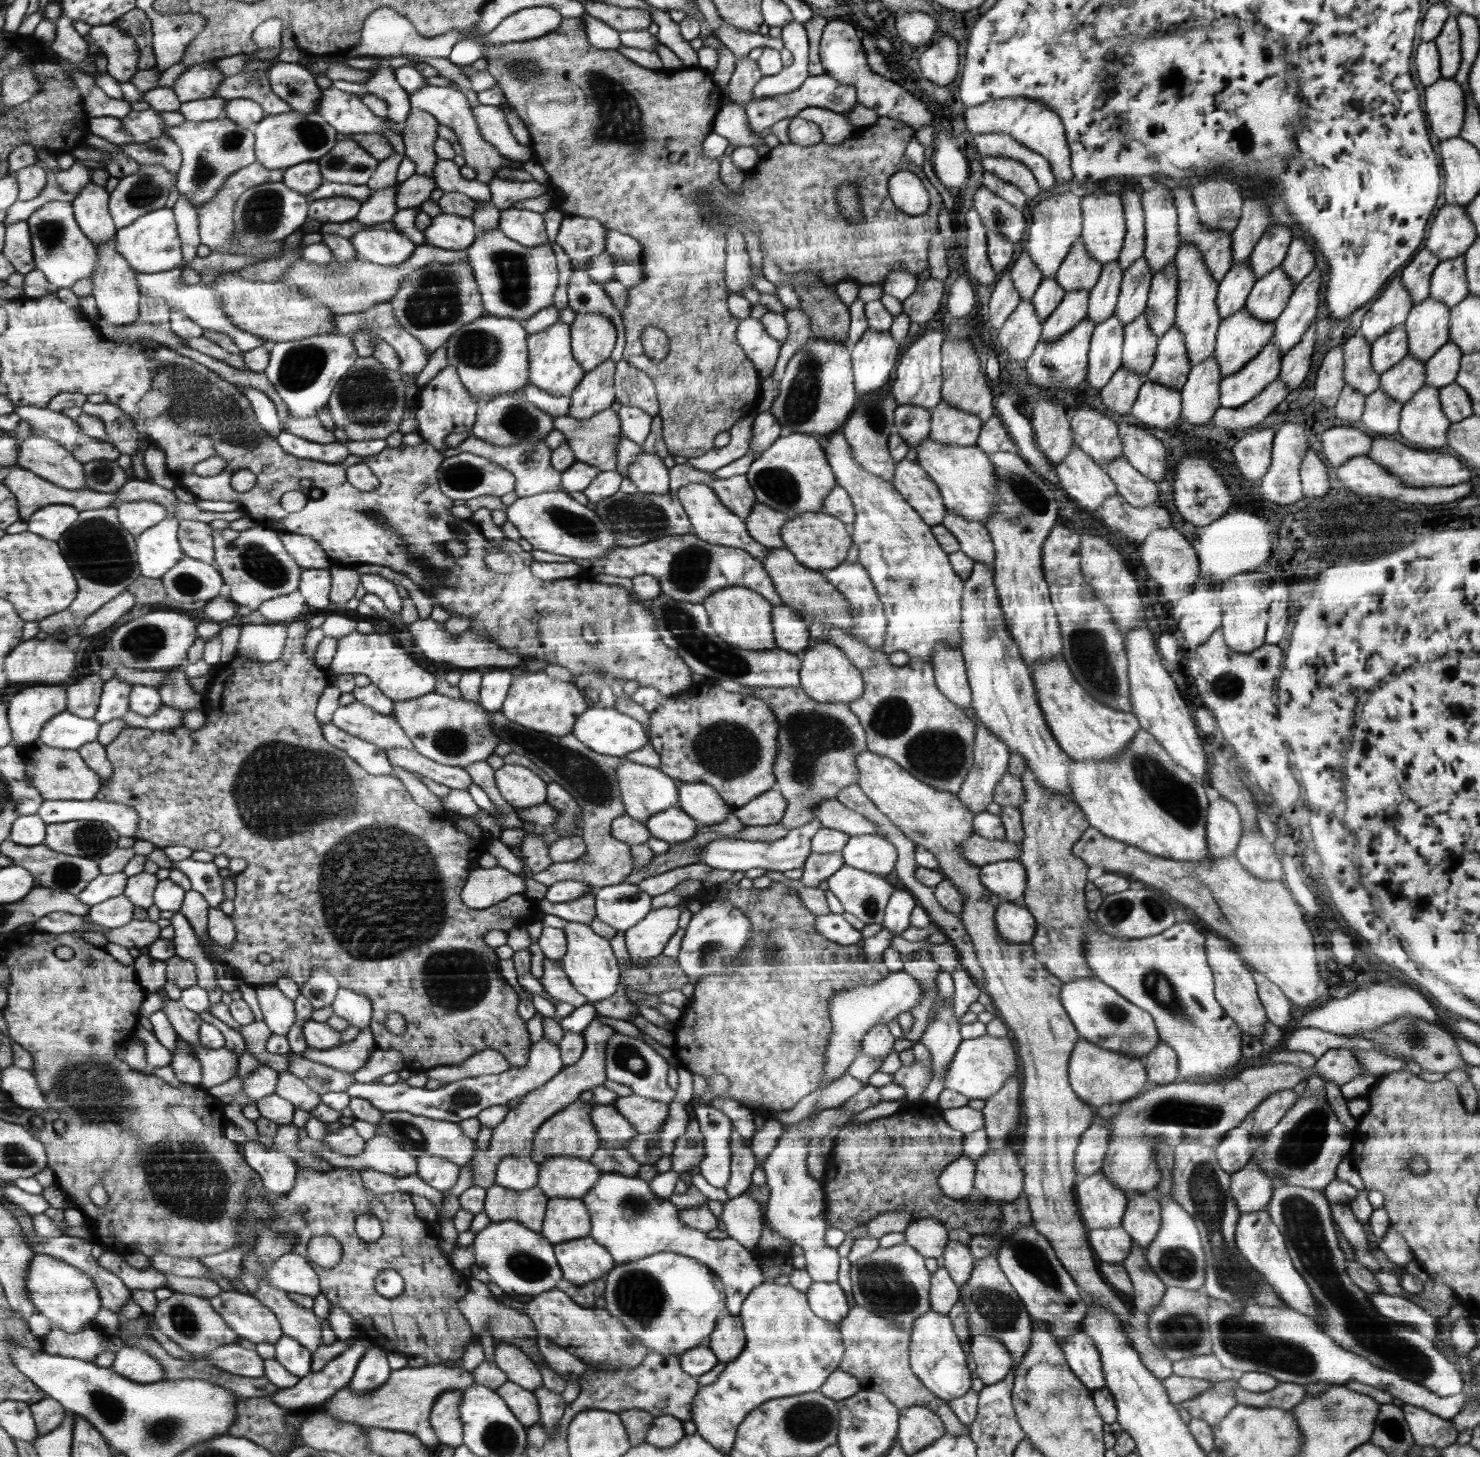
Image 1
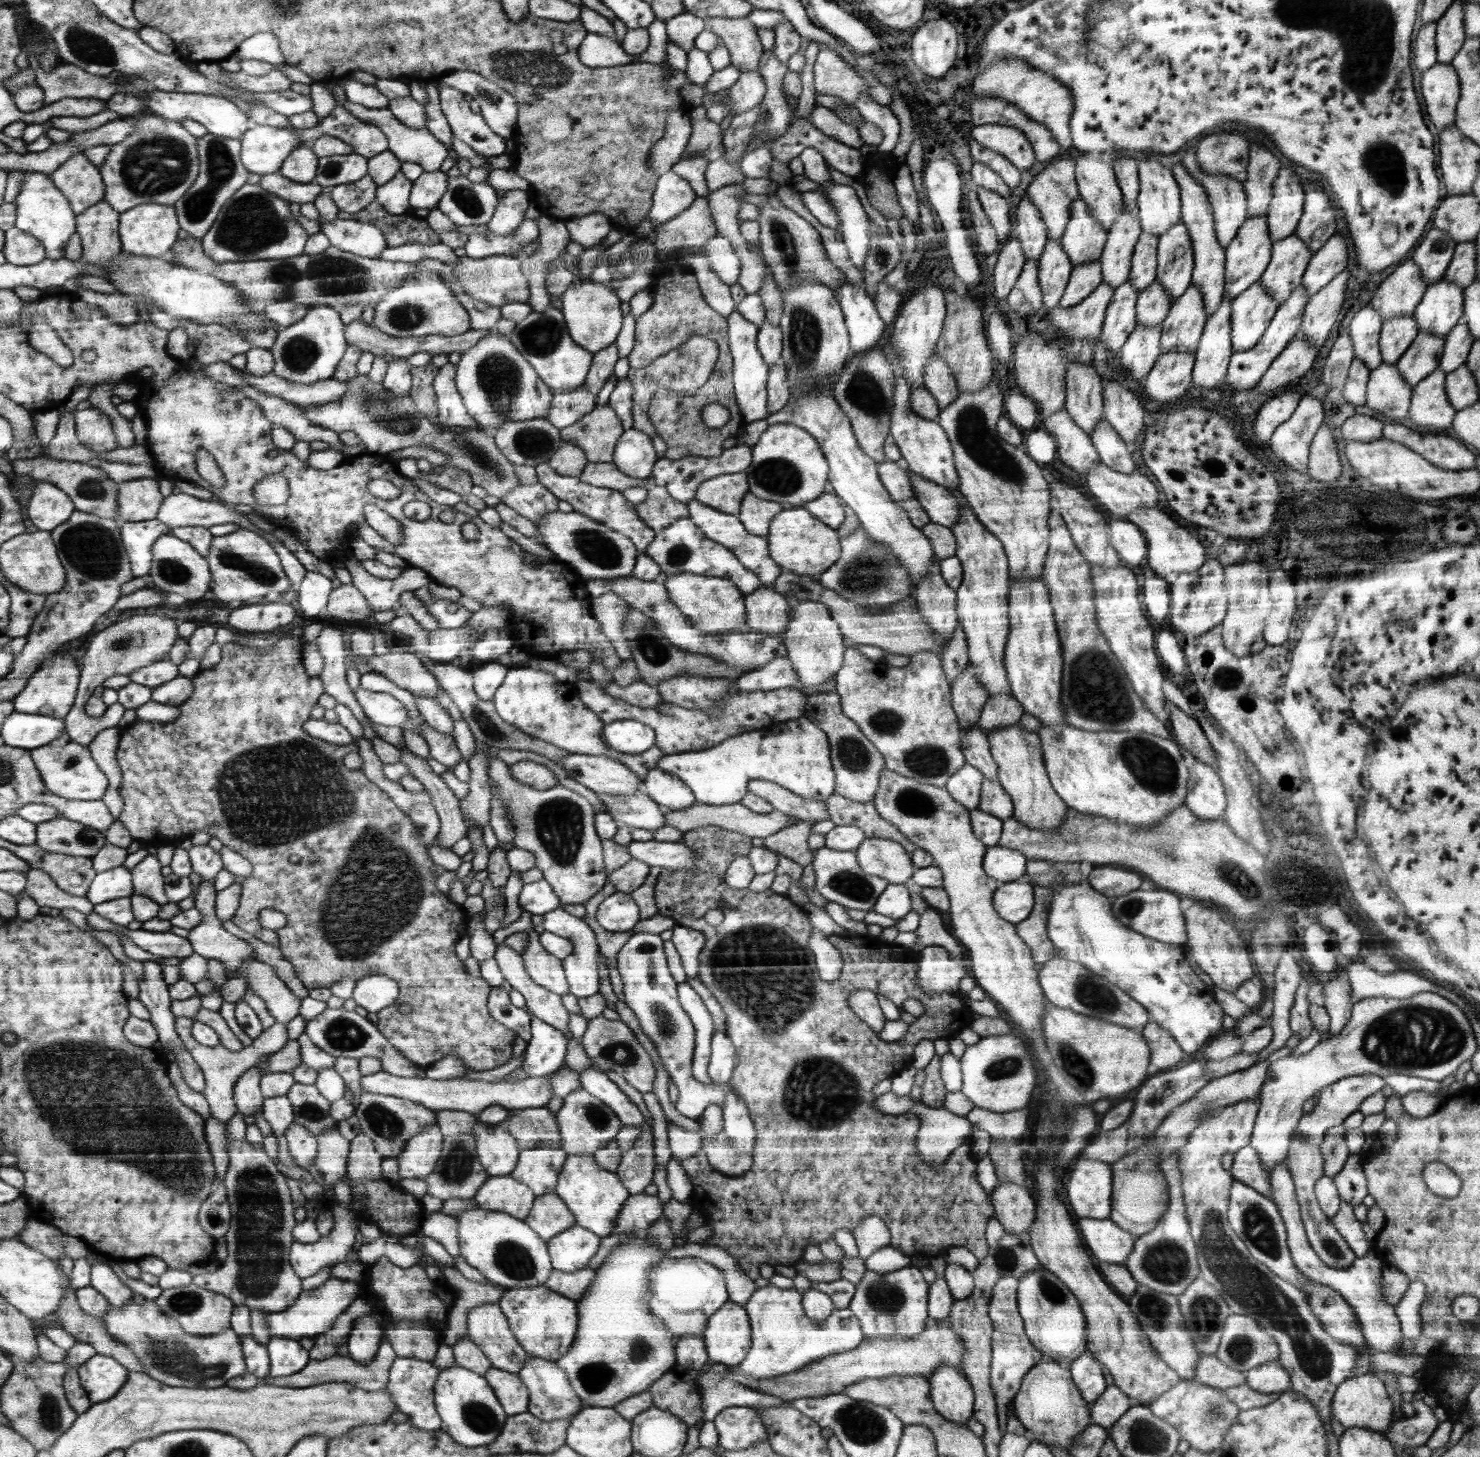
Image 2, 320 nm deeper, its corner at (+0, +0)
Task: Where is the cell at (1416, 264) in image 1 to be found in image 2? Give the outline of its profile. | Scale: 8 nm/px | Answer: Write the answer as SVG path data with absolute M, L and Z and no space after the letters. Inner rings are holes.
M1432 227L1418 247L1414 248L1412 260L1420 267L1427 285L1441 281L1452 262L1457 242L1448 233Z

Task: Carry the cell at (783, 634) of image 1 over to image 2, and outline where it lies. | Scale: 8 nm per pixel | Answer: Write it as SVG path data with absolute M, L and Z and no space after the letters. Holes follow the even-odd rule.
M771 586L746 594L747 629L782 636L790 620L788 601Z

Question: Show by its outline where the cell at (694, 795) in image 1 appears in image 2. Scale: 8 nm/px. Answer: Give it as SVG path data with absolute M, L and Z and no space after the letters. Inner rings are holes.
M655 769L650 771L643 780L644 784L640 784L639 791L652 798L665 810L682 810L698 802L691 787L672 773Z

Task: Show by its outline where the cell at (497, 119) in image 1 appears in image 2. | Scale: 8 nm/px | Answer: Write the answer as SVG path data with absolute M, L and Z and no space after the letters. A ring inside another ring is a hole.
M441 85L439 88L439 101L442 112L447 118L453 136L471 146L480 155L500 155L507 150L507 141L490 130L481 114L474 113L469 102L464 99L464 93L451 86Z

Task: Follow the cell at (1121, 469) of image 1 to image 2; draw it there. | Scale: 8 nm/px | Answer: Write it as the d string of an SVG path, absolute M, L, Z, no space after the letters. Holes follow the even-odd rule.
M1105 419L1100 424L1096 424L1096 428L1090 436L1094 448L1099 454L1100 463L1124 474L1130 474L1136 470L1130 447Z

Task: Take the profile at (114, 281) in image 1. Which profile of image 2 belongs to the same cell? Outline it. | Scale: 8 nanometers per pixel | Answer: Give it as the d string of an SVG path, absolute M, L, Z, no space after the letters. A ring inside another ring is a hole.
M106 198L86 211L77 214L77 231L86 262L100 267L123 252L119 236L121 214L108 204Z

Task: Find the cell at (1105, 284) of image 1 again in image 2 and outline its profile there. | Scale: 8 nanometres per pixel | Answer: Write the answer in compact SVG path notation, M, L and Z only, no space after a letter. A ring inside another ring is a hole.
M1125 205L1124 211L1121 212L1119 218L1107 230L1107 241L1099 258L1099 263L1101 264L1103 282L1111 286L1113 290L1128 280L1131 258L1142 231L1138 215L1133 215L1130 211L1126 210Z

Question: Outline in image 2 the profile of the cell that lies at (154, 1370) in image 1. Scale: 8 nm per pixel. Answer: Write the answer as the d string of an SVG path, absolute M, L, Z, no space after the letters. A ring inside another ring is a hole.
M96 1354L92 1359L81 1367L77 1368L78 1377L80 1378L80 1387L88 1394L88 1399L92 1404L100 1401L106 1401L112 1398L124 1386L124 1382L128 1380L130 1370L122 1366L111 1357Z

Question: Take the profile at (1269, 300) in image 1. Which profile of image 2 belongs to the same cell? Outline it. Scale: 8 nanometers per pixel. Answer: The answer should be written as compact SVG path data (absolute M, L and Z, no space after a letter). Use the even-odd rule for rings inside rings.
M1296 234L1273 243L1271 259L1260 282L1279 304L1301 284L1312 255L1308 245Z

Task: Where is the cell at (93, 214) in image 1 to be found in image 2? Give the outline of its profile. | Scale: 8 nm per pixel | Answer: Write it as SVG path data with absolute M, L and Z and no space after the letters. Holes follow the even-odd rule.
M84 152L72 156L50 177L62 192L67 193L78 214L102 202L106 196L106 185L100 168L92 164Z

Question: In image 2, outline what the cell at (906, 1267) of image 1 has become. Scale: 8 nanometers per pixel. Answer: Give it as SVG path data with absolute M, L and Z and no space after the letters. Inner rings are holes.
M909 1265L906 1268L882 1274L867 1270L856 1285L848 1310L859 1317L859 1323L866 1338L900 1336L900 1338L911 1339L927 1330L924 1329L924 1322L928 1318L926 1296L929 1296L928 1282L924 1282L918 1267Z

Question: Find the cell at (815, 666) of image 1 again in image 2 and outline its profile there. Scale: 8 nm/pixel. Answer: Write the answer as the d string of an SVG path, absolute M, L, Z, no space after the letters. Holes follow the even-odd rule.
M808 601L802 602L792 611L790 620L782 632L783 643L787 648L787 658L798 675L801 686L824 684L841 670L842 656L846 656L847 639L838 630L836 619L830 616L825 604Z

